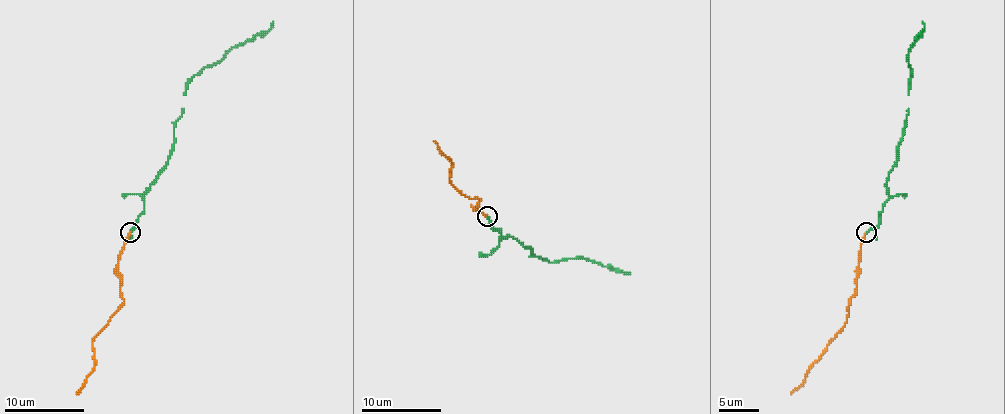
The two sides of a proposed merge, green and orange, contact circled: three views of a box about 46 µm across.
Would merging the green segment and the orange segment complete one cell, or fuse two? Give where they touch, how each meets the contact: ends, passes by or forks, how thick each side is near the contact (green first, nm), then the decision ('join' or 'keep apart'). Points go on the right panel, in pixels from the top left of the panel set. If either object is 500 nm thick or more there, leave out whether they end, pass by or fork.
(866, 232) | green passes by | orange ends | 130/150 nm | join

